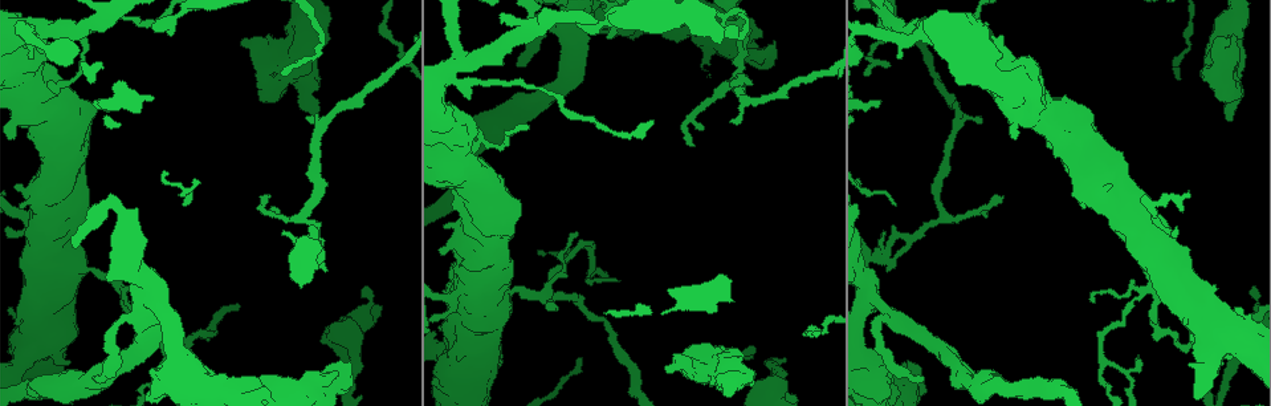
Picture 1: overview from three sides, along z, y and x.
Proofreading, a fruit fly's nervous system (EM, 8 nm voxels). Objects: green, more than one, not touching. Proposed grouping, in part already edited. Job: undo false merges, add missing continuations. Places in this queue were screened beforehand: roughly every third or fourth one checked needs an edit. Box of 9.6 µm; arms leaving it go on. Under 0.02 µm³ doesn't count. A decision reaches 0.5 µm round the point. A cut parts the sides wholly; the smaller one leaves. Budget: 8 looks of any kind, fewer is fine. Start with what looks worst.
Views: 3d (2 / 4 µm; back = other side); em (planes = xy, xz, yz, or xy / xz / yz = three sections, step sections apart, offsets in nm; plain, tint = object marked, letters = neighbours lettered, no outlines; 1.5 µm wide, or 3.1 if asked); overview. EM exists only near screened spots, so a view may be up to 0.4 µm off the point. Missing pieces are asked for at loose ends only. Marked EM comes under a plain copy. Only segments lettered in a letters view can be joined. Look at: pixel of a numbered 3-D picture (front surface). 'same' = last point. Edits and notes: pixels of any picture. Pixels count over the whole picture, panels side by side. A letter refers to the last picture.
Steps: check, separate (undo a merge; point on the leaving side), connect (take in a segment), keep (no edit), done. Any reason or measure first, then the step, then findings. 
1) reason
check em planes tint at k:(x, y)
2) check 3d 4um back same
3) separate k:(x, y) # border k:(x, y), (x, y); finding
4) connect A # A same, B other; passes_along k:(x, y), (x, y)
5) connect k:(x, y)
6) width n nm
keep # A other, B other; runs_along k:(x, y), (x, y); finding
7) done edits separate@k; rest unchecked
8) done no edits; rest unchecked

thick turns thin
check em planes letters at 1:(460, 291)

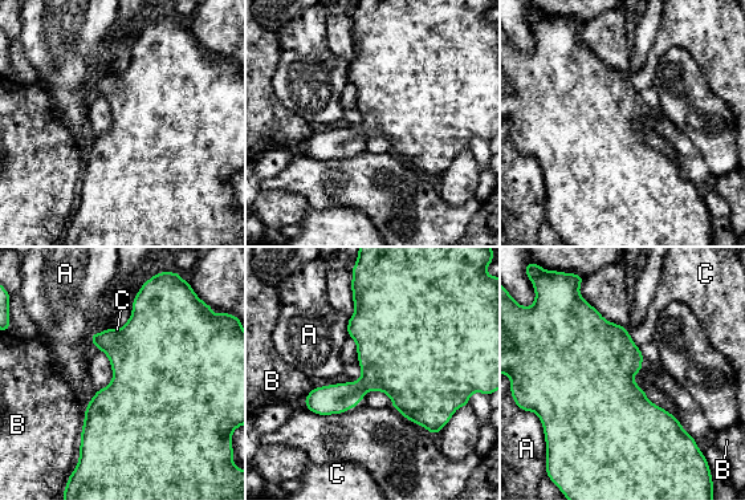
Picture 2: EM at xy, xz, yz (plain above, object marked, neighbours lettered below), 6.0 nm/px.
longest_contact B 160 nm
keep # A other, B other, C other; all the same neuron

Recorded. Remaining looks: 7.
stops while still wide
check 3d 4um at 1:(1204, 69)

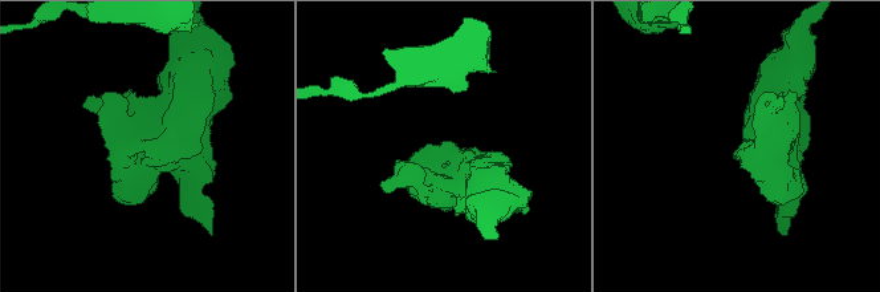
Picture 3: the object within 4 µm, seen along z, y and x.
check em planes tint at 3:(140, 149)

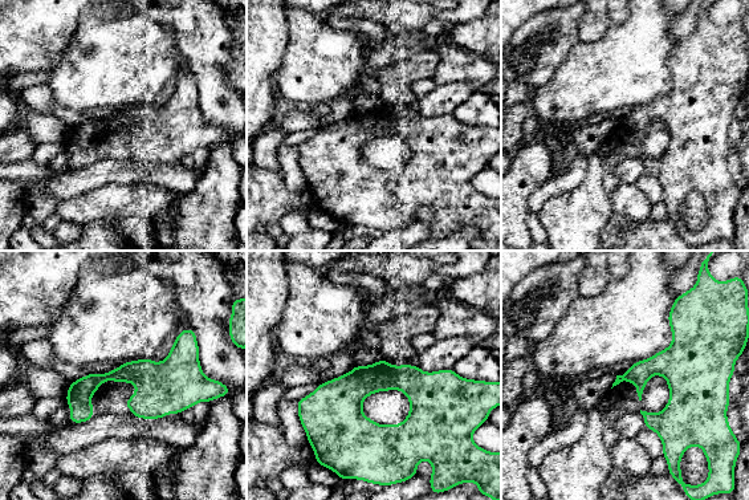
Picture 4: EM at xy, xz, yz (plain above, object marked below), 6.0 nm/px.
see the neighbours
check em planes letters same

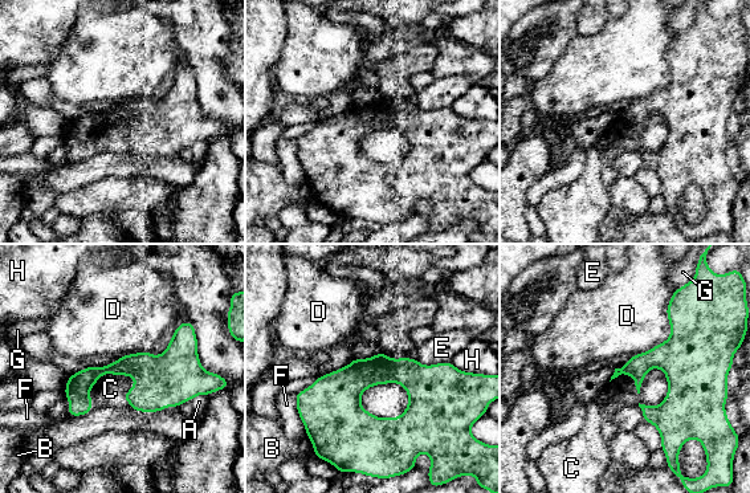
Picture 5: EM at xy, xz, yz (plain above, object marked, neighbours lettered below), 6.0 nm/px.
connect C # A other, B other, C same, D other, E other, F other, G other, H other; the neuron continues

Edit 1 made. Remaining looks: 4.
redraw
check overview

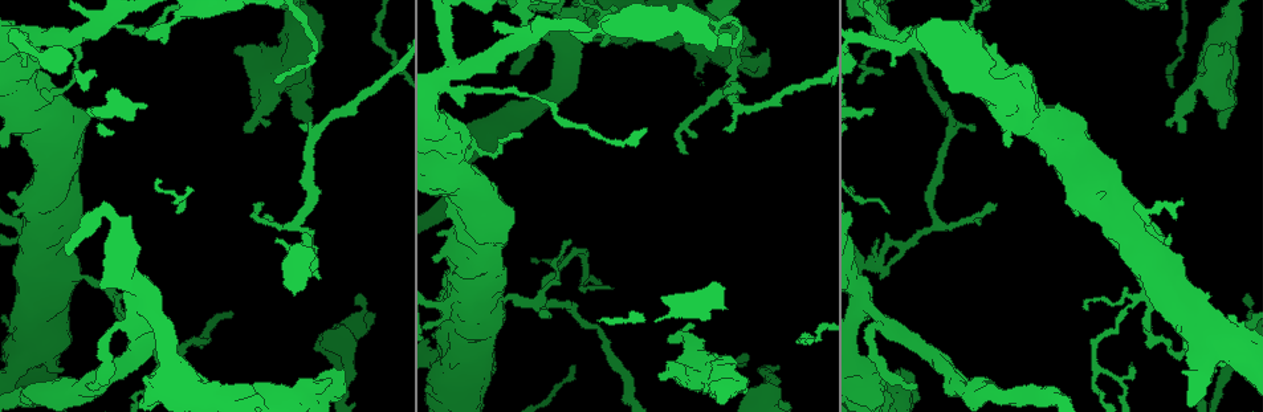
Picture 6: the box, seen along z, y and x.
a fork
check 3d 4um back at 6:(117, 295)

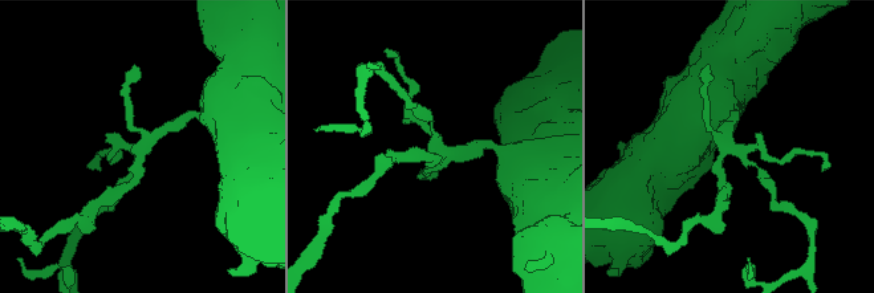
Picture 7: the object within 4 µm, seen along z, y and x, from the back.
need the tissue
check em xz step 4 tint at 7:(725, 149)

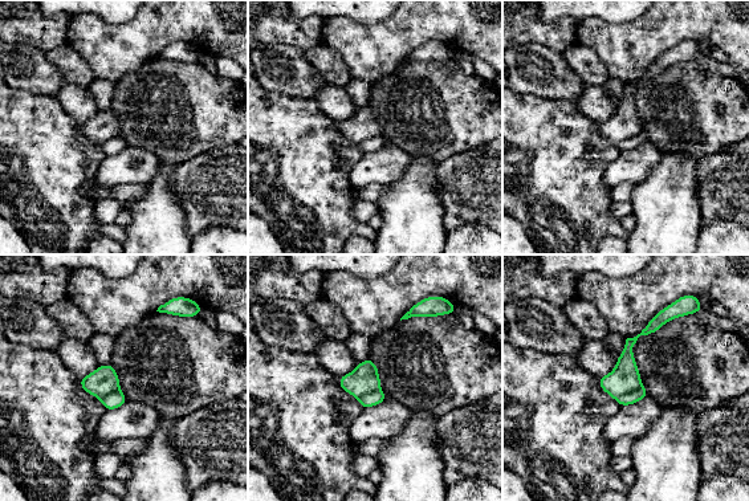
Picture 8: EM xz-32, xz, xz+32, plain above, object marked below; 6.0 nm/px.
check em planes letters same

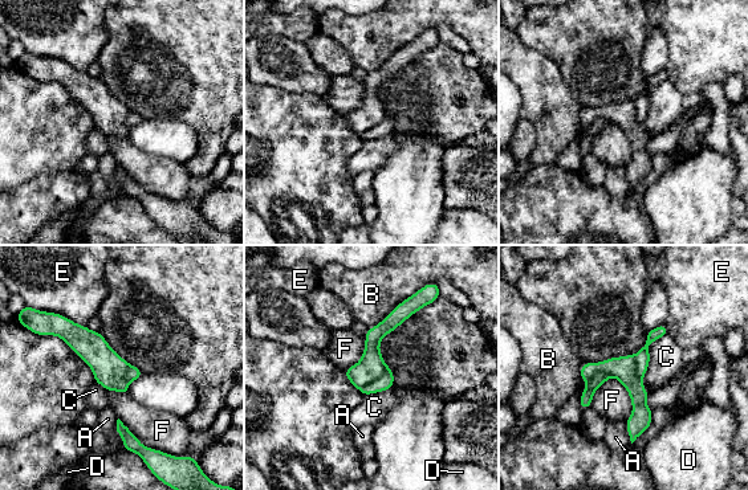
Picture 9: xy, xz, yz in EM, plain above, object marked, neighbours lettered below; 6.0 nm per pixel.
width 180 nm
separate 9:(385, 382) # A other, B other, C other, D other, E other, F other; border 9:(383, 362), (383, 371), (360, 390); two neurons meet here

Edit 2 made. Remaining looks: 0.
done edits connect@5, separate@9; rest unchecked

